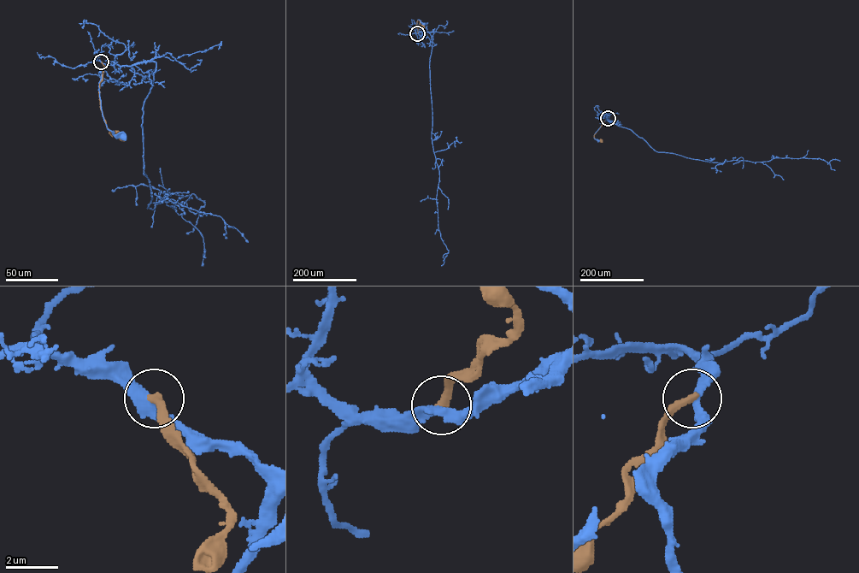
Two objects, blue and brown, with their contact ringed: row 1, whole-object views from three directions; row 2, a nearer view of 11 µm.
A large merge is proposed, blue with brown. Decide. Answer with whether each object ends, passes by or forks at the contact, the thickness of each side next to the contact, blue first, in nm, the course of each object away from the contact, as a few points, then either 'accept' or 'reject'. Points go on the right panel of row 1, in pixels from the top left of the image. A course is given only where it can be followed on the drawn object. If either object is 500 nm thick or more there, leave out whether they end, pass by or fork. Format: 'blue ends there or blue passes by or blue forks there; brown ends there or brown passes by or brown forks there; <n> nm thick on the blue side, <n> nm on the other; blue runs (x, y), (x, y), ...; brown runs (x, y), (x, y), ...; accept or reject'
blue passes by; brown ends there; 320 nm thick on the blue side, 320 nm on the other; blue runs (608, 118), (594, 135), (598, 140); brown runs (608, 118), (594, 136), (601, 140); reject

